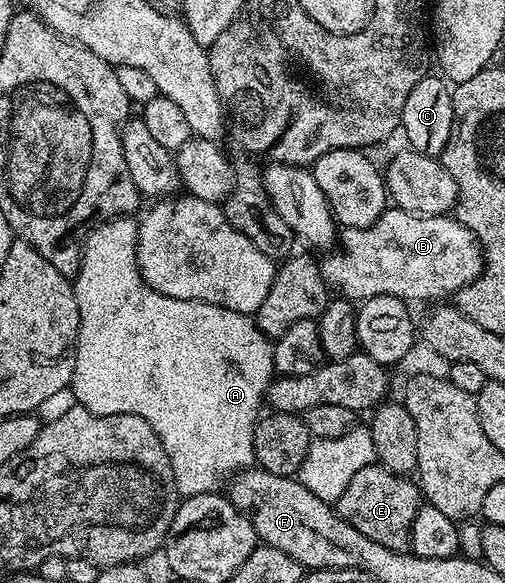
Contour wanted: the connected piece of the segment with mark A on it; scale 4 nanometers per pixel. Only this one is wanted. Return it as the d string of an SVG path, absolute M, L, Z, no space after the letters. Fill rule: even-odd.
M119 217L99 222L87 234L82 244L82 260L77 275L72 279L76 293L76 305L80 313L78 326L78 348L76 349L76 365L74 366L74 382L72 392L79 404L87 407L96 415L135 414L142 417L155 430L156 437L164 447L164 452L171 462L175 479L175 489L179 496L208 495L219 490L218 487L227 482L235 473L246 470L254 463L254 426L258 423L260 412L264 407L266 389L270 380L275 378L274 344L264 334L251 316L236 313L232 309L224 309L220 305L201 303L200 301L184 301L176 297L168 297L153 289L143 281L138 268L138 223L130 217Z

